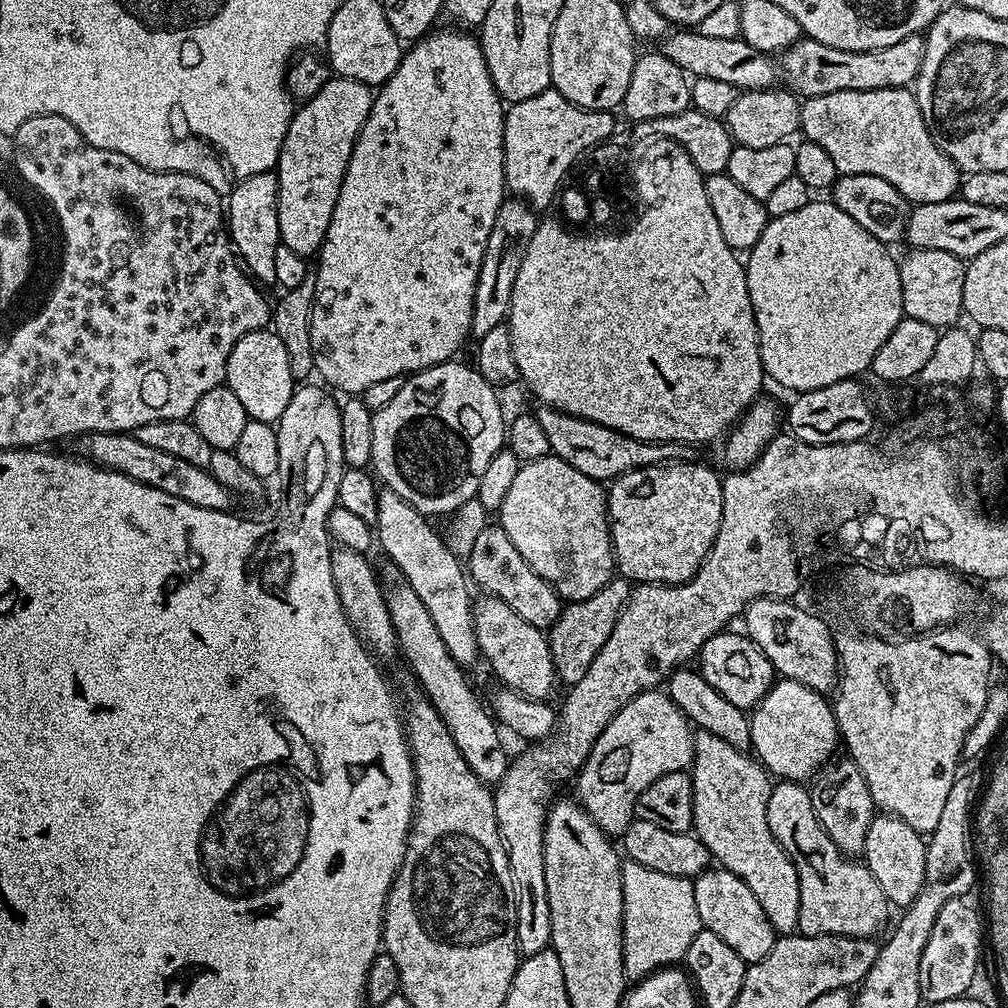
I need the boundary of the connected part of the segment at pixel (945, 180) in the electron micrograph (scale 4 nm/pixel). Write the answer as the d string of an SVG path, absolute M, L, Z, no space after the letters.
M911 87L838 90L834 94L807 97L800 106L800 132L807 139L818 142L818 146L830 154L837 173L865 172L886 178L886 182L890 182L890 186L894 186L894 190L898 190L898 194L902 194L913 205L946 202L957 195L960 187L962 173L934 142Z

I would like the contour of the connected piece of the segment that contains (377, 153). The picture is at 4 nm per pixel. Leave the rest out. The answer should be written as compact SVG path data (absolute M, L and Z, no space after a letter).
M433 30L427 36L423 36L421 40L415 41L411 45L412 48L403 53L400 58L398 70L394 70L394 74L384 84L379 85L378 91L375 93L372 101L372 109L366 118L366 122L362 126L360 136L356 139L356 145L352 151L350 162L346 166L346 174L342 178L342 186L338 190L338 202L334 202L334 214L330 226L326 230L326 238L324 245L321 246L318 253L318 261L320 265L315 265L314 279L316 282L316 297L312 300L312 317L310 318L310 342L314 346L314 369L315 375L329 389L335 390L337 393L348 392L344 394L362 394L370 386L374 386L374 382L382 382L385 378L394 378L395 376L403 376L405 378L412 375L413 372L421 372L427 368L433 368L439 364L444 364L447 360L453 359L457 354L456 351L464 344L464 339L469 339L472 331L472 307L474 306L474 286L478 282L478 270L482 270L482 254L486 254L486 238L490 238L490 230L494 227L494 217L498 214L498 206L502 206L502 202L506 198L506 189L504 187L504 114L506 111L505 101L500 99L498 90L494 86L494 82L490 78L490 70L486 66L486 58L484 51L480 49L479 39L475 35L469 34L464 30L452 30L456 32L439 32Z

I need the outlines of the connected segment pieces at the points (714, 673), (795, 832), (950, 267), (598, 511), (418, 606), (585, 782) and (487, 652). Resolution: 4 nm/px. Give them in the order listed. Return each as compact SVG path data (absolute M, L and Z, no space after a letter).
M725 630L714 634L706 646L702 646L698 657L698 671L701 676L722 694L722 698L734 702L734 706L745 710L756 707L756 703L762 699L772 688L774 683L774 669L772 663L762 654L759 646L752 641L743 631Z
M780 780L773 783L772 793L766 802L766 822L770 826L770 834L782 846L782 850L794 862L794 870L798 872L798 922L799 931L805 936L831 934L833 936L867 936L875 937L876 931L884 924L890 905L886 894L882 894L882 886L870 874L867 864L856 858L849 858L834 846L830 834L818 822L814 814L811 791L803 783L795 780Z
M912 248L905 260L899 261L902 282L902 306L904 315L937 330L953 327L964 312L962 286L964 285L965 261L946 250Z
M551 454L521 463L514 483L506 494L498 513L498 526L506 530L506 538L514 542L518 554L530 562L536 574L550 582L560 595L561 601L585 600L606 582L614 579L616 558L612 555L612 535L608 529L608 493L605 485L594 478L586 478L579 470L574 470L562 458Z
M388 562L385 565L384 569L379 569L378 575L384 589L386 610L390 610L390 622L394 622L399 655L404 655L405 662L420 679L424 687L423 695L434 706L434 710L438 710L438 718L446 722L446 730L450 730L450 738L454 738L458 754L466 758L466 766L470 766L470 770L474 770L476 777L484 784L499 784L508 769L510 755L500 741L501 729L493 713L486 707L485 701L483 704L476 697L475 690L464 677L465 669L452 657L450 650L446 650L446 642L442 642L442 637L438 635L434 618L430 618L422 598L414 594L414 586L406 582L402 570L398 570L396 564Z
M667 691L643 692L630 702L626 702L626 706L622 706L622 710L618 710L618 714L614 714L610 726L606 726L606 730L602 730L602 734L598 734L598 742L594 742L586 762L580 767L580 771L575 777L575 799L580 807L587 812L588 817L608 837L623 837L625 830L634 819L636 803L642 790L646 790L646 786L653 784L662 774L691 769L692 755L695 753L696 741L693 725L685 716L684 711L669 698Z
M481 595L475 601L472 617L483 663L492 667L493 674L501 680L499 683L520 696L547 701L552 687L558 684L547 635L541 629L530 626L522 614L514 614L514 610L510 610L510 606L497 596Z

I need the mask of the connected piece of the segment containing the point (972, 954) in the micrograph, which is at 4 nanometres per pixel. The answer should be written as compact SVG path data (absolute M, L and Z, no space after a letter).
M967 899L951 900L938 910L938 918L934 918L934 930L930 930L930 938L922 950L922 966L918 966L918 982L920 994L929 1005L938 1002L955 1000L969 991L968 987L976 980L976 967L980 964L980 944L982 948L982 916L968 905Z

